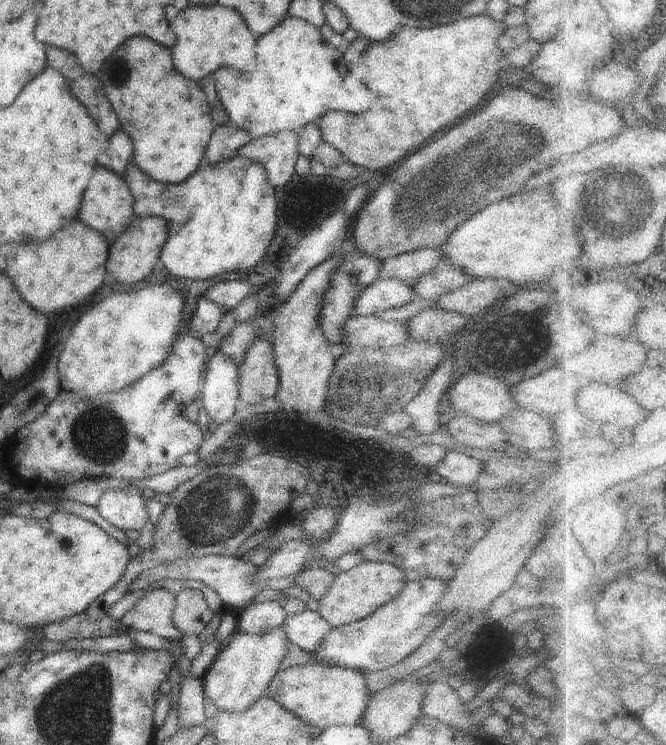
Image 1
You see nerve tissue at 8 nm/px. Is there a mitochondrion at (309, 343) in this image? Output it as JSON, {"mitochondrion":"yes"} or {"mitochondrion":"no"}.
{"mitochondrion":"no"}

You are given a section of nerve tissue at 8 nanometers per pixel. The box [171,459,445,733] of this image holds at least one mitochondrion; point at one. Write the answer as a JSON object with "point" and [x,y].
{"point":[214,511]}

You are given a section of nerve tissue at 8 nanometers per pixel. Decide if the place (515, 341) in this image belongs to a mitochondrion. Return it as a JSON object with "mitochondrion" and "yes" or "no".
{"mitochondrion":"yes"}

